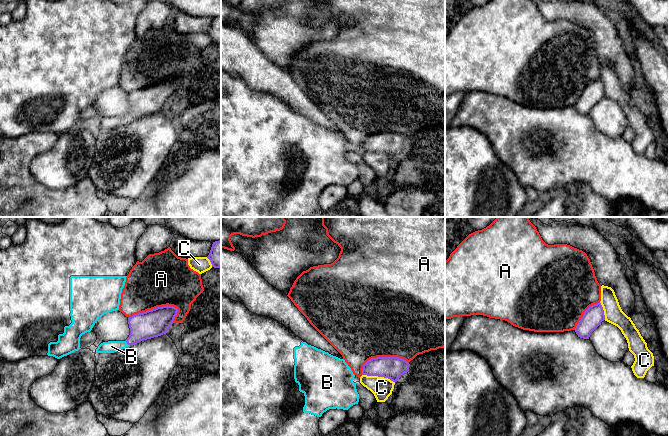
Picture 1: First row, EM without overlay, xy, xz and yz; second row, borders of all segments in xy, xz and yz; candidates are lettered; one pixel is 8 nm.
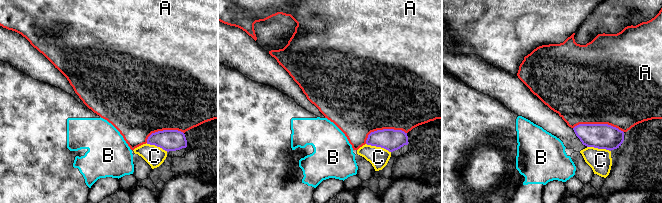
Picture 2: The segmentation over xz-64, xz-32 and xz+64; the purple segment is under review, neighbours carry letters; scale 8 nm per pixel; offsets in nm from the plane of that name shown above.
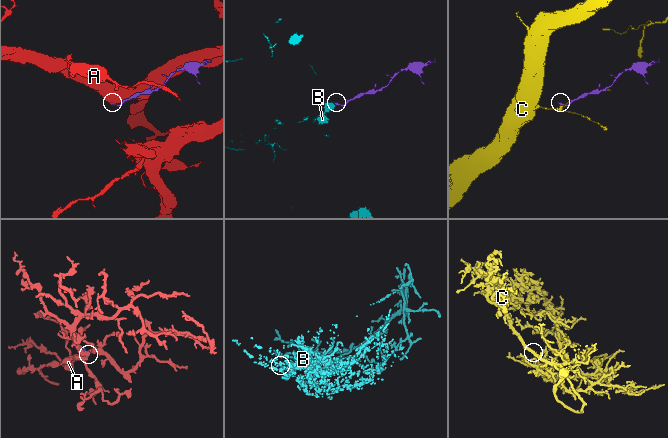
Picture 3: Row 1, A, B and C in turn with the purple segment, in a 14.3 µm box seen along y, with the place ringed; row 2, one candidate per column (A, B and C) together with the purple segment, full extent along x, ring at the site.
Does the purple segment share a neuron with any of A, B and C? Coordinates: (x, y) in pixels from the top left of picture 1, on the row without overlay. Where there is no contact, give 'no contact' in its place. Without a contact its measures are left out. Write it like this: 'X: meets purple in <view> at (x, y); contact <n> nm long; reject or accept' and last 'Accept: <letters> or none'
A: meets purple in xy at (153, 85); contact 420 nm long; reject
B: meets purple in xy at (126, 117); contact 50 nm long; accept
C: meets purple in xz at (378, 152); contact 280 nm long; reject
Accept: B

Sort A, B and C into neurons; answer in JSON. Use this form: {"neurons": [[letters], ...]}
{"neurons": [["A"], ["B"], ["C"]]}

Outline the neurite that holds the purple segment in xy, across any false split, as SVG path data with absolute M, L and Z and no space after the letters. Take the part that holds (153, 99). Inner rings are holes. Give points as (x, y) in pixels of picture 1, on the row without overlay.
M167 81L129 93L129 113L125 117L103 118L96 125L96 129L114 129L129 121L166 110L177 88L177 84Z

